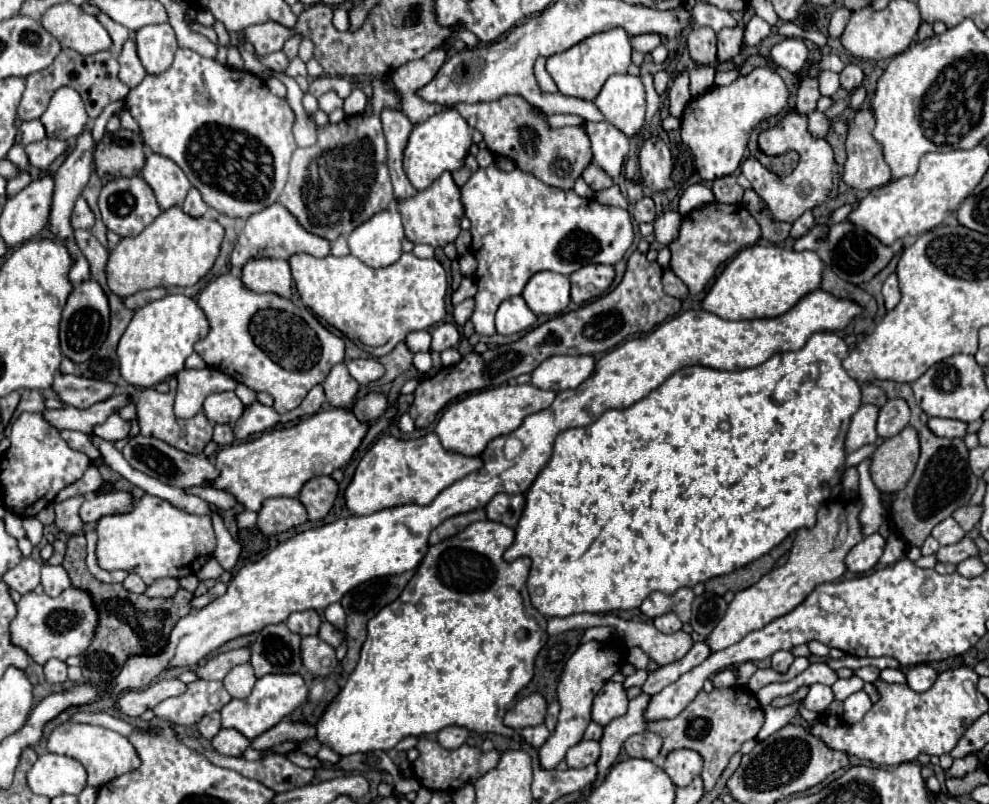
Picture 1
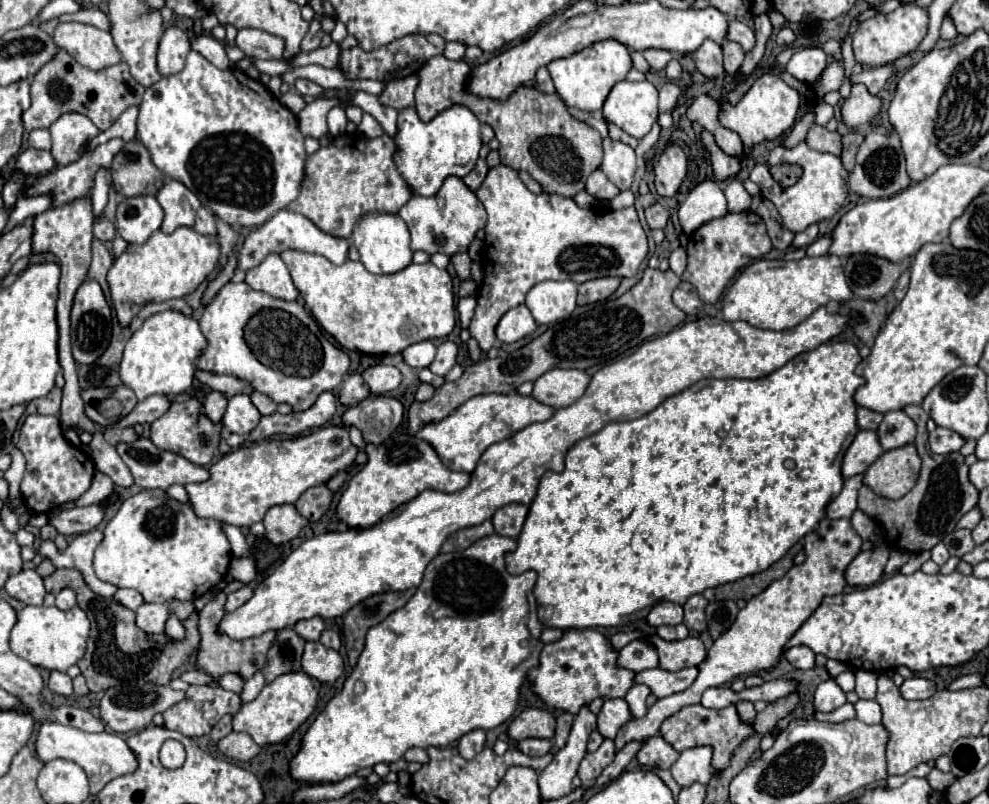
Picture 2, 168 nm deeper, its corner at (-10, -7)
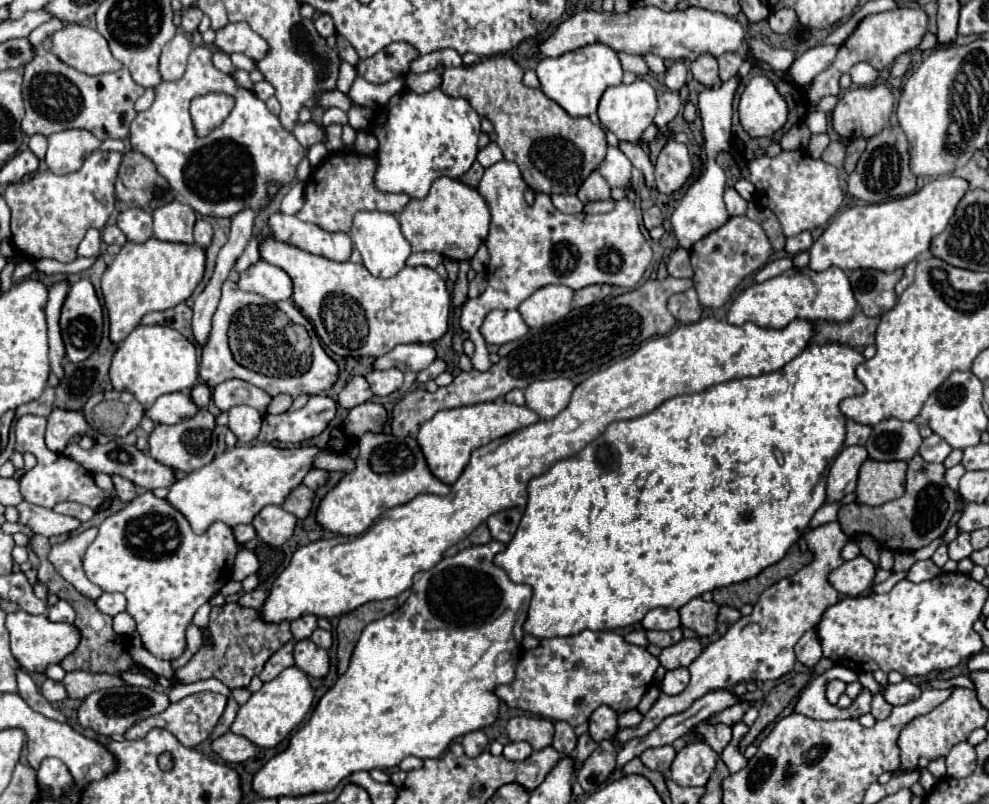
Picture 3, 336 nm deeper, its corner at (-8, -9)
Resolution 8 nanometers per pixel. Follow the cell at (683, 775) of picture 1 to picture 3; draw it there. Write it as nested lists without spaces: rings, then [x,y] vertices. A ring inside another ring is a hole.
[[[705,742],[687,744],[681,752],[677,752],[669,778],[679,786],[705,786],[717,760],[719,756]]]

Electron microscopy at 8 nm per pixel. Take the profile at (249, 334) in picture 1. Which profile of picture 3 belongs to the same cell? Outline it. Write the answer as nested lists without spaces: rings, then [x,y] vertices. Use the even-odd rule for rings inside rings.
[[[227,280],[223,284],[223,296],[213,314],[211,334],[201,350],[199,376],[207,386],[217,386],[225,380],[239,378],[263,388],[271,398],[277,394],[291,394],[297,398],[299,394],[321,394],[327,392],[339,378],[339,366],[333,358],[327,356],[319,338],[311,326],[311,322],[301,314],[301,310],[293,302],[271,302],[259,294],[243,292],[237,284]]]

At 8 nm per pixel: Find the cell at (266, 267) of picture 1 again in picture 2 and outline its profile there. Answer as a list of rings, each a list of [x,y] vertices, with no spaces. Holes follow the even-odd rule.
[[[269,254],[259,266],[247,270],[245,282],[253,290],[267,292],[273,298],[295,300],[299,296],[299,290],[295,288],[291,274],[289,274],[285,262],[279,258],[279,254]]]

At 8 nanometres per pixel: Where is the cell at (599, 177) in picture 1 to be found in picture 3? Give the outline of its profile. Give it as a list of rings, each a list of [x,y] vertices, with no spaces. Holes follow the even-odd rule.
[[[595,170],[589,174],[589,178],[583,182],[583,186],[577,192],[579,200],[583,202],[595,202],[595,200],[607,200],[611,198],[611,186],[605,182],[605,178]]]

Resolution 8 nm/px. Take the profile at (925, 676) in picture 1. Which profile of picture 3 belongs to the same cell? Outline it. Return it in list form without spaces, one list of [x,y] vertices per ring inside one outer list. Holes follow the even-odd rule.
[[[903,680],[899,684],[889,684],[885,688],[885,700],[893,706],[897,704],[907,704],[907,702],[913,702],[921,696],[921,688],[909,680]]]

